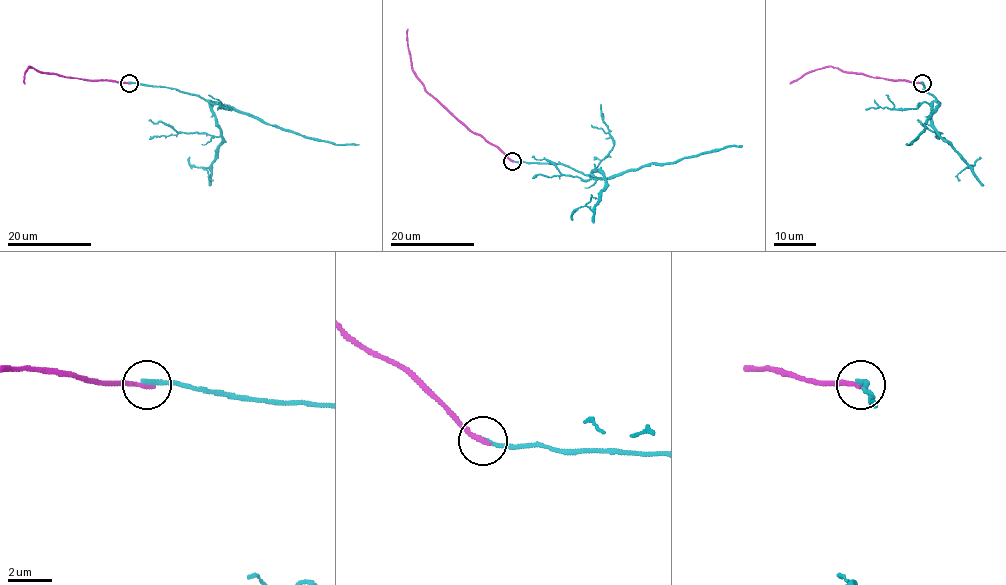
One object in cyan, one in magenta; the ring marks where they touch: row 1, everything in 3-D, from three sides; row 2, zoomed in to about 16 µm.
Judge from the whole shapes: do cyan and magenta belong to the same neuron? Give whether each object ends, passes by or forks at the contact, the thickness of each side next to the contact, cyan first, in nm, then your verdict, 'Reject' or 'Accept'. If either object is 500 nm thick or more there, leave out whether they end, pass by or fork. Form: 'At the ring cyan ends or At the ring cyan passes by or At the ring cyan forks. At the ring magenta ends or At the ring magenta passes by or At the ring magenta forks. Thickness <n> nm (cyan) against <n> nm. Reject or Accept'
At the ring cyan ends. At the ring magenta ends. Thickness 200 nm (cyan) against 240 nm. Reject

